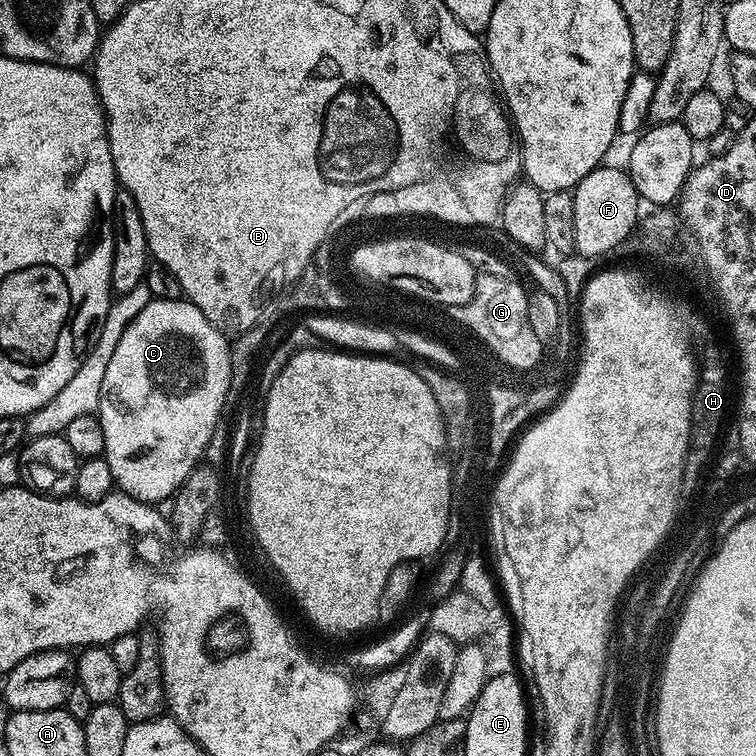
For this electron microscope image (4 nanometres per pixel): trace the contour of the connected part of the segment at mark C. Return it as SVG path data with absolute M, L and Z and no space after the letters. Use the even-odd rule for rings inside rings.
M187 298L178 300L152 299L146 308L128 326L125 333L115 347L114 356L107 365L106 376L102 381L100 407L98 415L102 422L102 434L106 434L106 446L104 447L104 461L110 466L110 474L114 474L114 485L119 491L143 500L146 504L159 505L159 500L167 501L175 496L177 490L186 482L186 478L205 459L204 451L216 432L216 427L222 421L226 394L230 390L230 378L232 377L232 350L229 337L211 324L210 321Z

